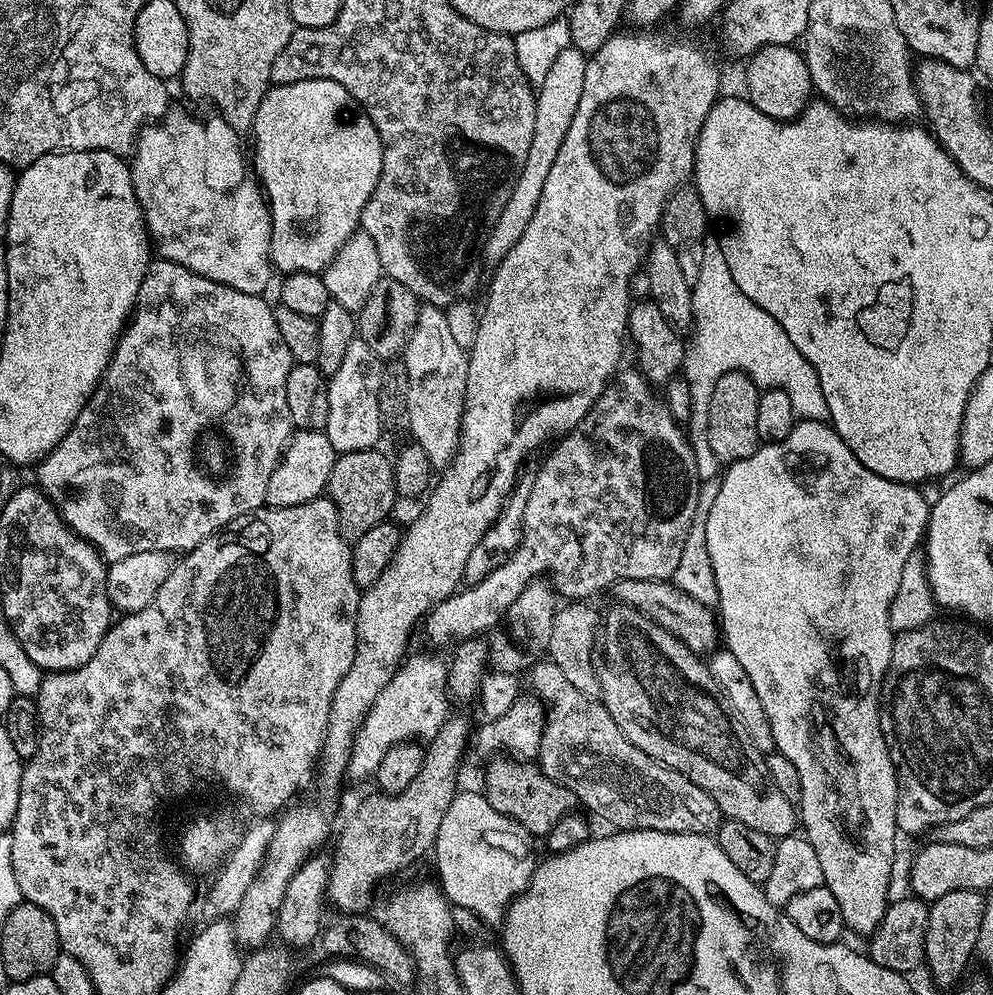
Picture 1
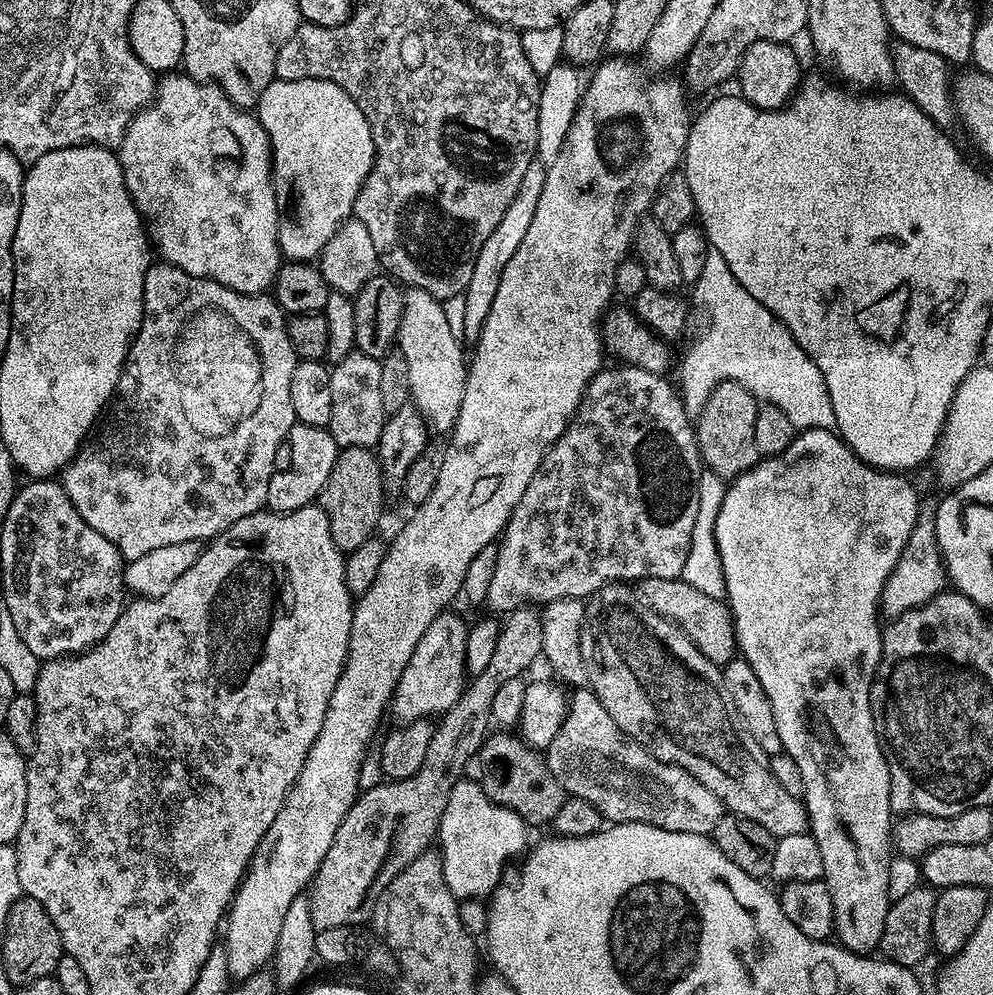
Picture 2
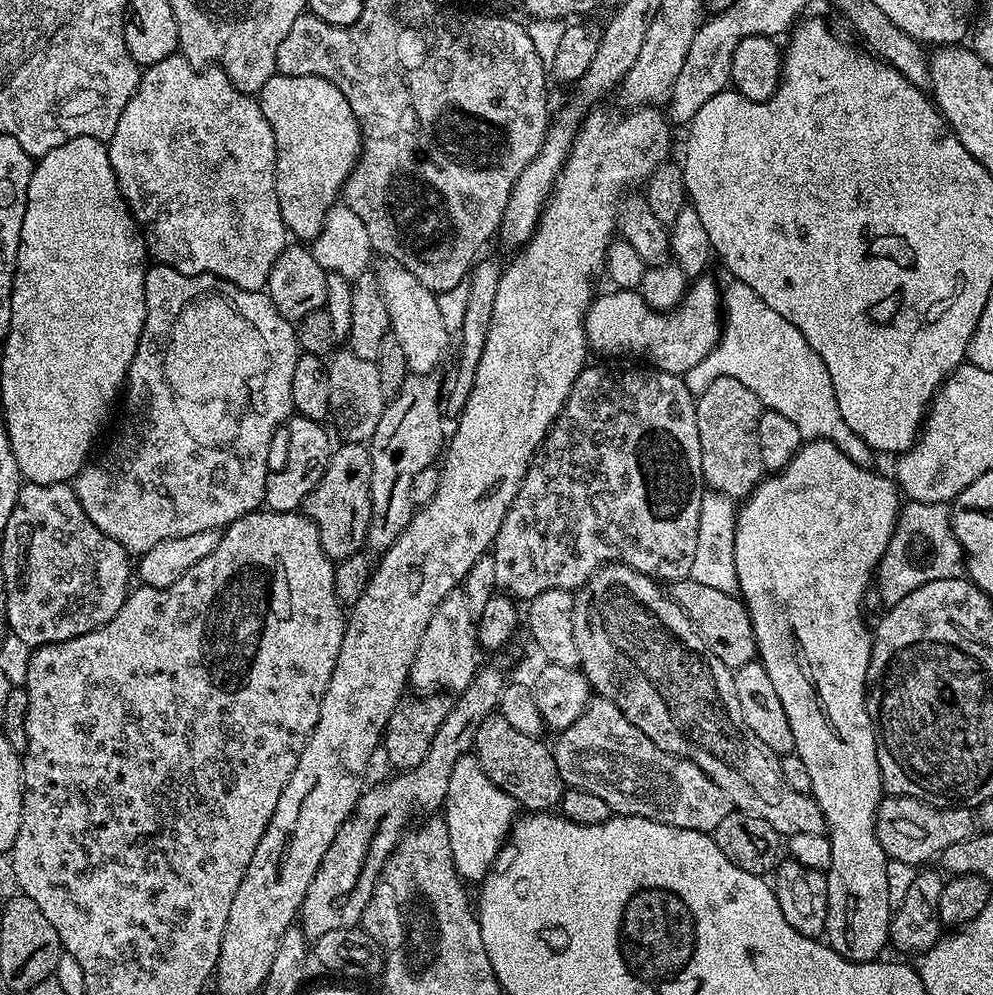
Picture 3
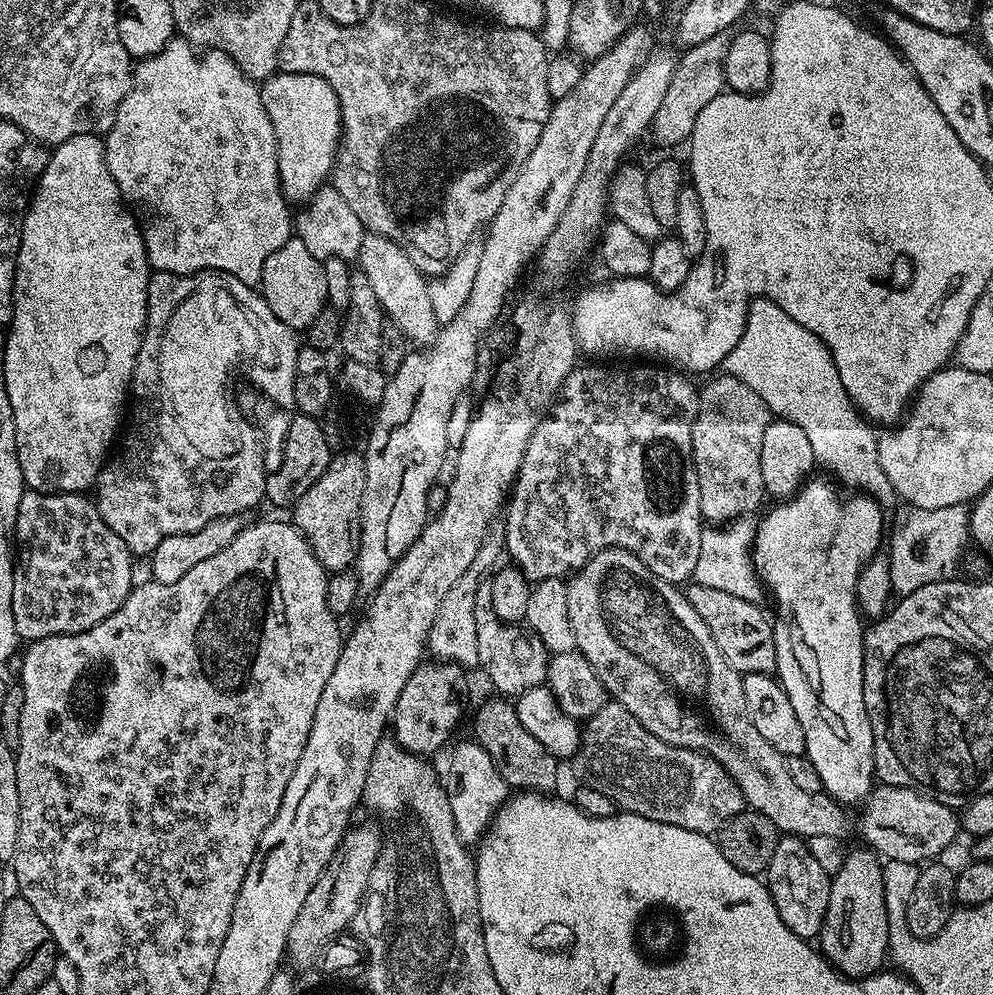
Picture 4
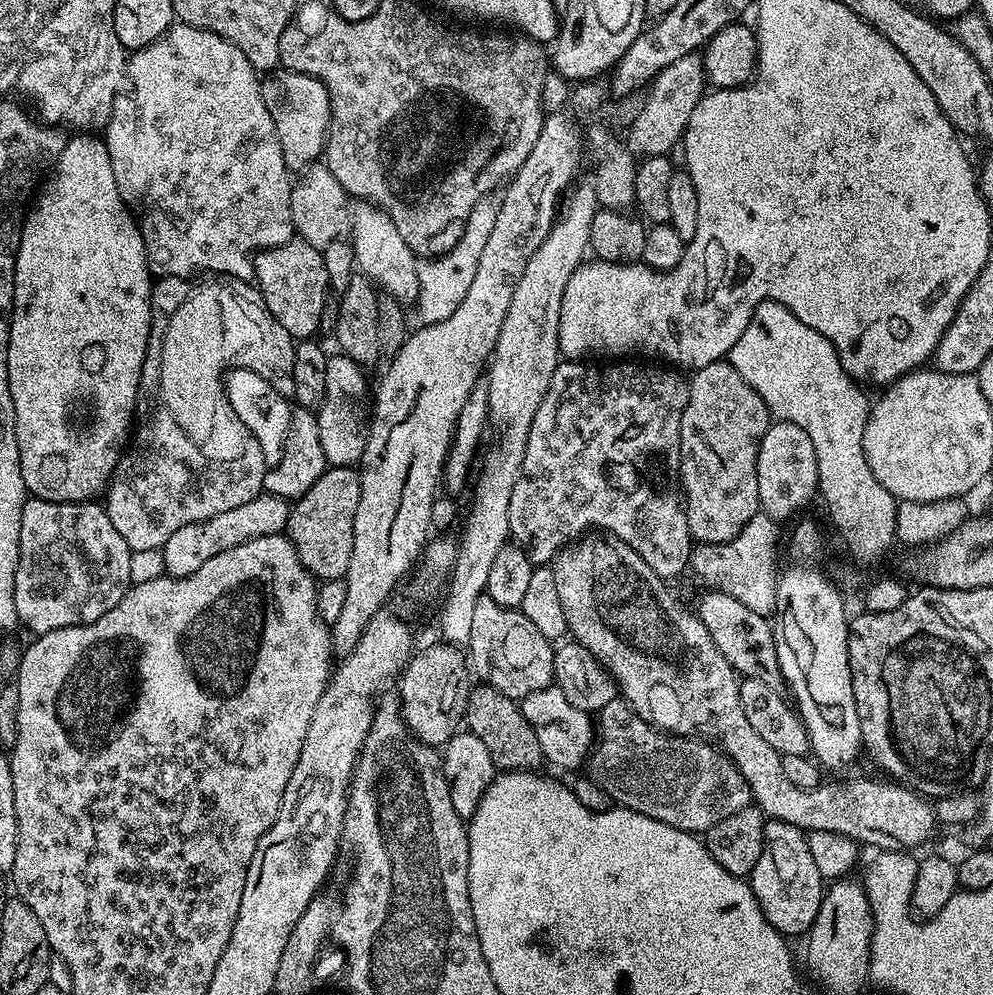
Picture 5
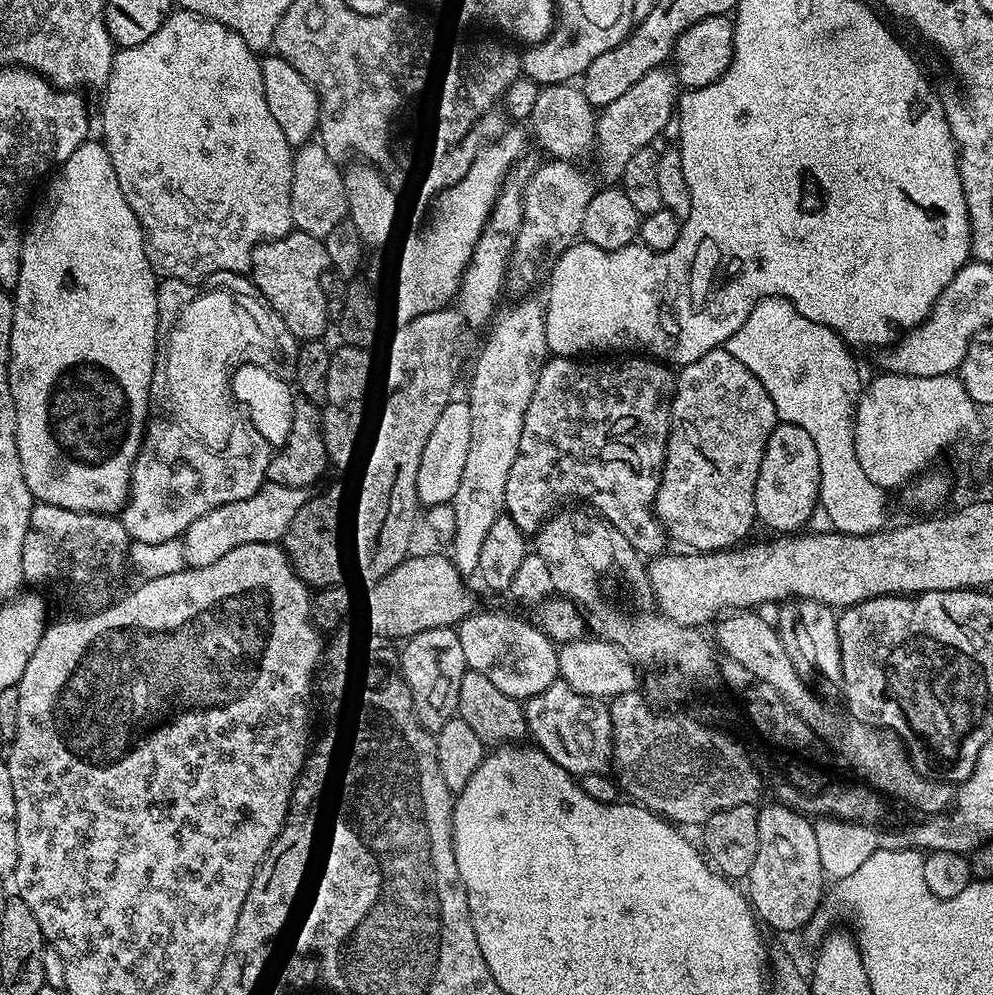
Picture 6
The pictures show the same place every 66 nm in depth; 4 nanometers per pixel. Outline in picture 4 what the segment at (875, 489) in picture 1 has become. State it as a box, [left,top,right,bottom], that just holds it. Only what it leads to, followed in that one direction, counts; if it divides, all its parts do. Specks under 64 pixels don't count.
[752,478,890,978]

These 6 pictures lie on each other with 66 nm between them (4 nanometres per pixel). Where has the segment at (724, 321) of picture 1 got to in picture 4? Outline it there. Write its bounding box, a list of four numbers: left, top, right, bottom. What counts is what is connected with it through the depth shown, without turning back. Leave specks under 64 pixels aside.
[723,298,896,506]

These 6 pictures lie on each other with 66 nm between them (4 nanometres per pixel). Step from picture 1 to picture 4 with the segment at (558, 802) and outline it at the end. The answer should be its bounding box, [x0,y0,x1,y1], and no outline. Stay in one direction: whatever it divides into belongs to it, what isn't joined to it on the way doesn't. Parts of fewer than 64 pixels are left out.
[474,698,557,793]

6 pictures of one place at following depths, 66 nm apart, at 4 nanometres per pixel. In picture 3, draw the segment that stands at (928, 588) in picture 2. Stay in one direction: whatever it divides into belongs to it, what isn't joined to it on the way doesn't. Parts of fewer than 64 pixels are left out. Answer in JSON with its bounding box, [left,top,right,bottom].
[876,501,965,607]

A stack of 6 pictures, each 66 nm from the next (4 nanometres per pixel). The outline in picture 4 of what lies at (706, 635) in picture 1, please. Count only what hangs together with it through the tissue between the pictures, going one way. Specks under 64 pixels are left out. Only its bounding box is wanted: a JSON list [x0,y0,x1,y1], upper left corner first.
[686,582,776,674]

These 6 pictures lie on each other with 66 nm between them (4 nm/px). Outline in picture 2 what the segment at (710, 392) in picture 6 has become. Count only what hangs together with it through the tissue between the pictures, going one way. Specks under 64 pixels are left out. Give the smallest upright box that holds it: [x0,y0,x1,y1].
[696,381,760,480]

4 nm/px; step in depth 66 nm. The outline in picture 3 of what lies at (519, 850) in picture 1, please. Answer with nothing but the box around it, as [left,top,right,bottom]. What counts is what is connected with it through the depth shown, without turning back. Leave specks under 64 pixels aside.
[442,754,517,882]

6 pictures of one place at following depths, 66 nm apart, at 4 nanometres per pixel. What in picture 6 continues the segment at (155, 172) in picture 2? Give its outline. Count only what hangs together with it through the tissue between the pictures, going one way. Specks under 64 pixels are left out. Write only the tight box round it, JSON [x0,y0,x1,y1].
[102,10,294,282]

